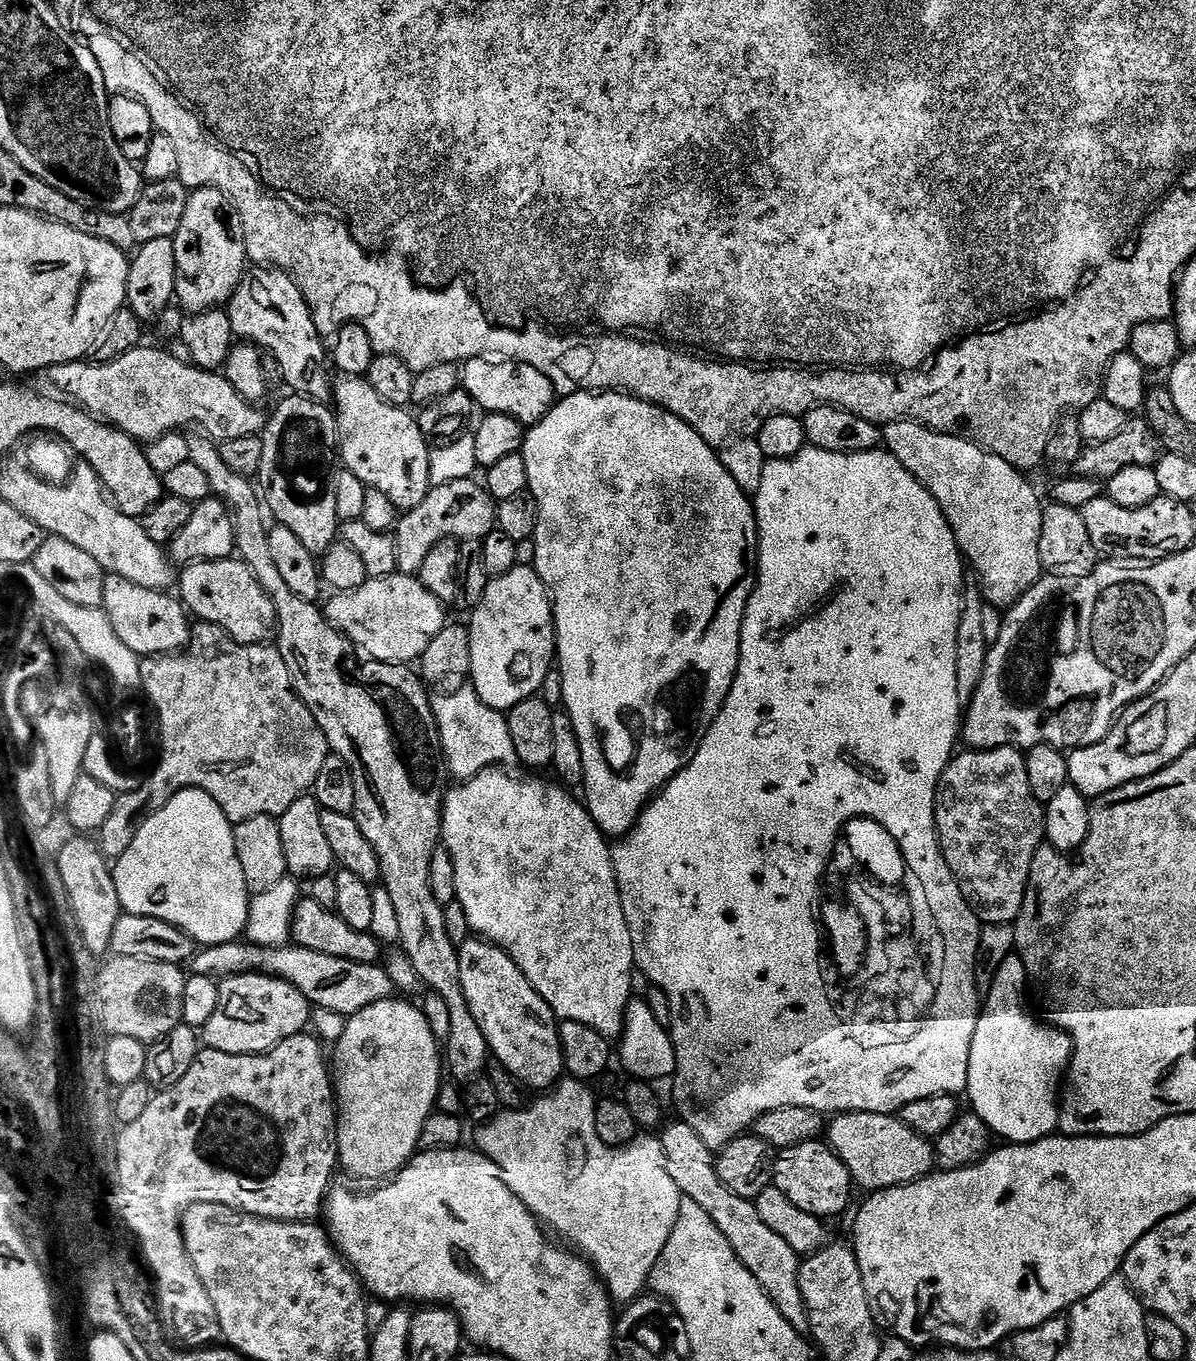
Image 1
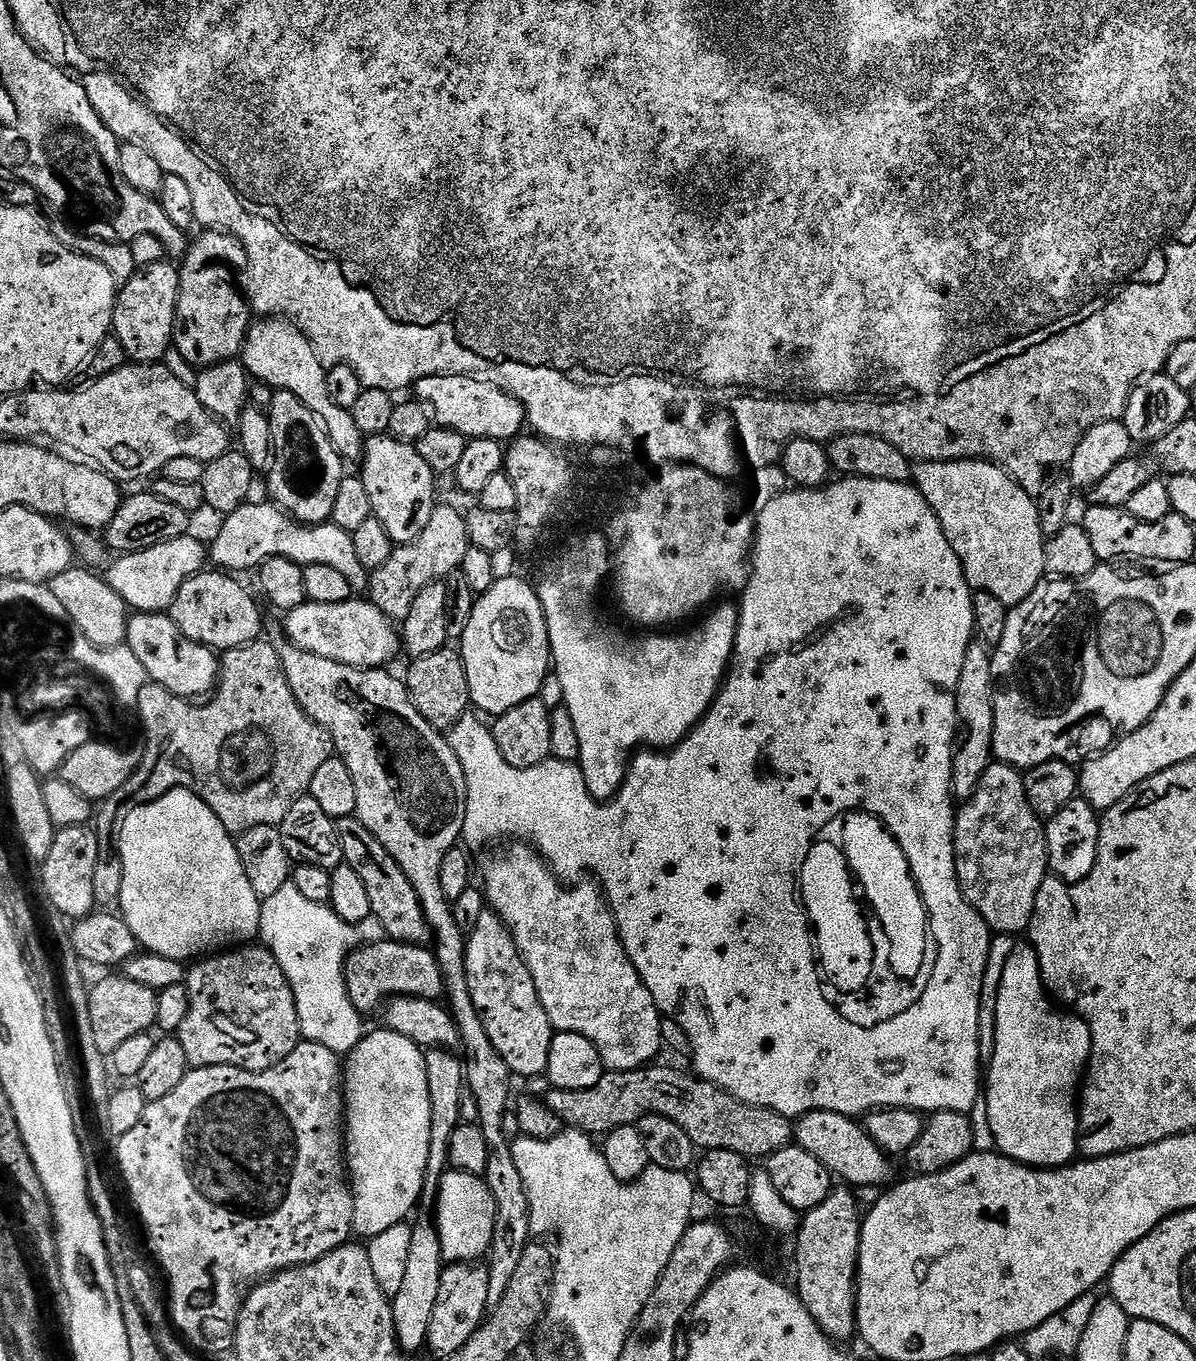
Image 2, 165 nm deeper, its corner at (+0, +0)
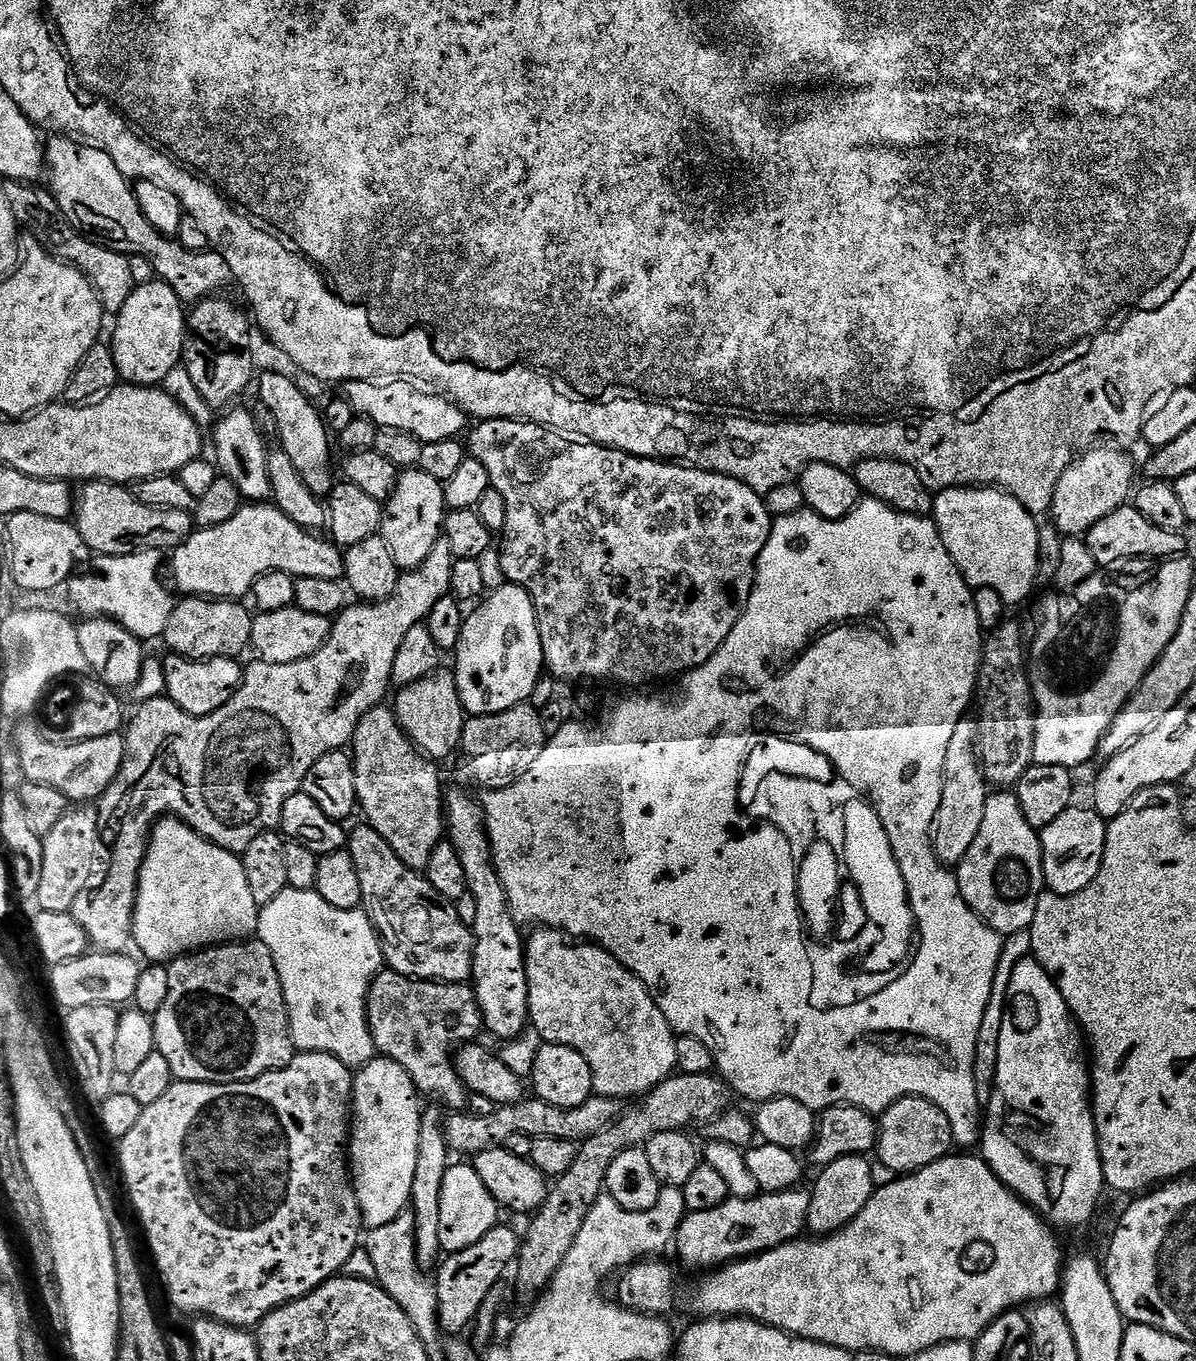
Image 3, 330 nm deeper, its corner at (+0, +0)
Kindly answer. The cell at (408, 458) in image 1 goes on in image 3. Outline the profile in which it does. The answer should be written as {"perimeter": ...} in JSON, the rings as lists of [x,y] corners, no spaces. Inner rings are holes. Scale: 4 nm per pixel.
{"perimeter":[[[404,470],[396,477],[392,497],[383,505],[384,513],[378,535],[390,546],[394,562],[401,570],[422,566],[430,558],[430,550],[442,539],[446,505],[444,485],[438,478],[419,470]]]}

